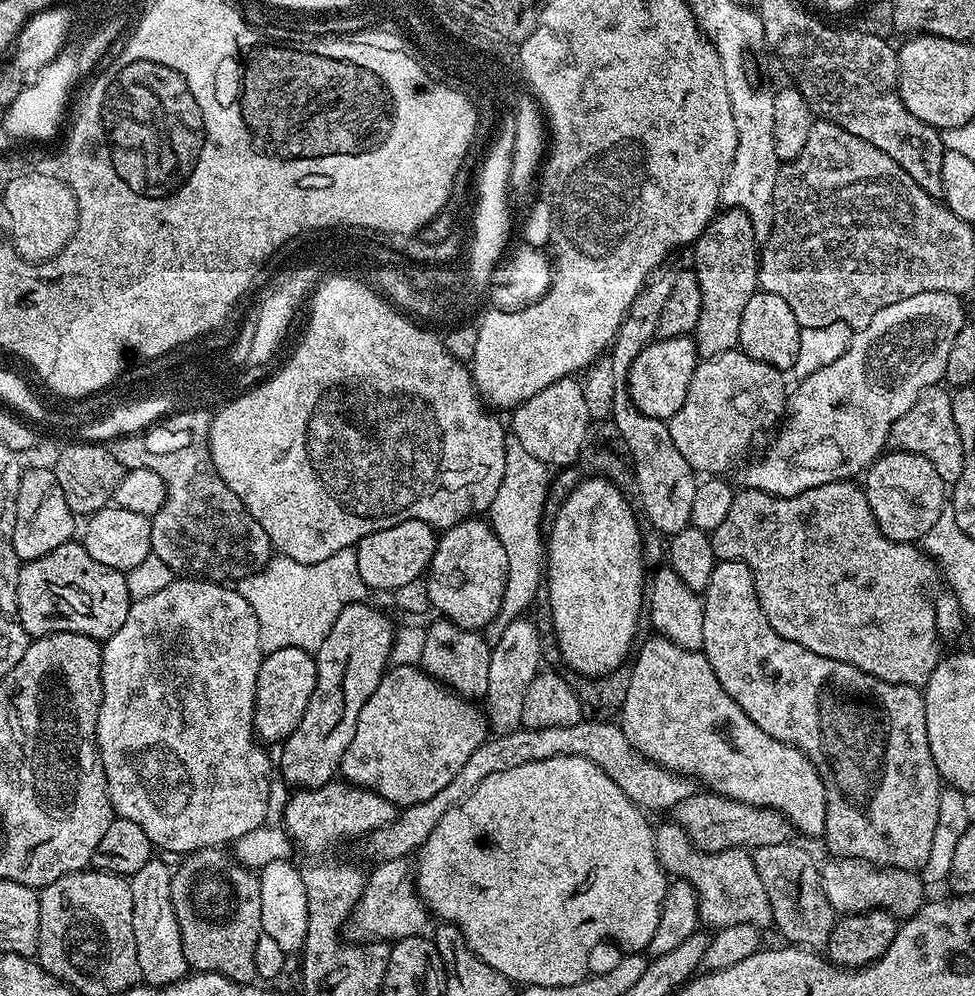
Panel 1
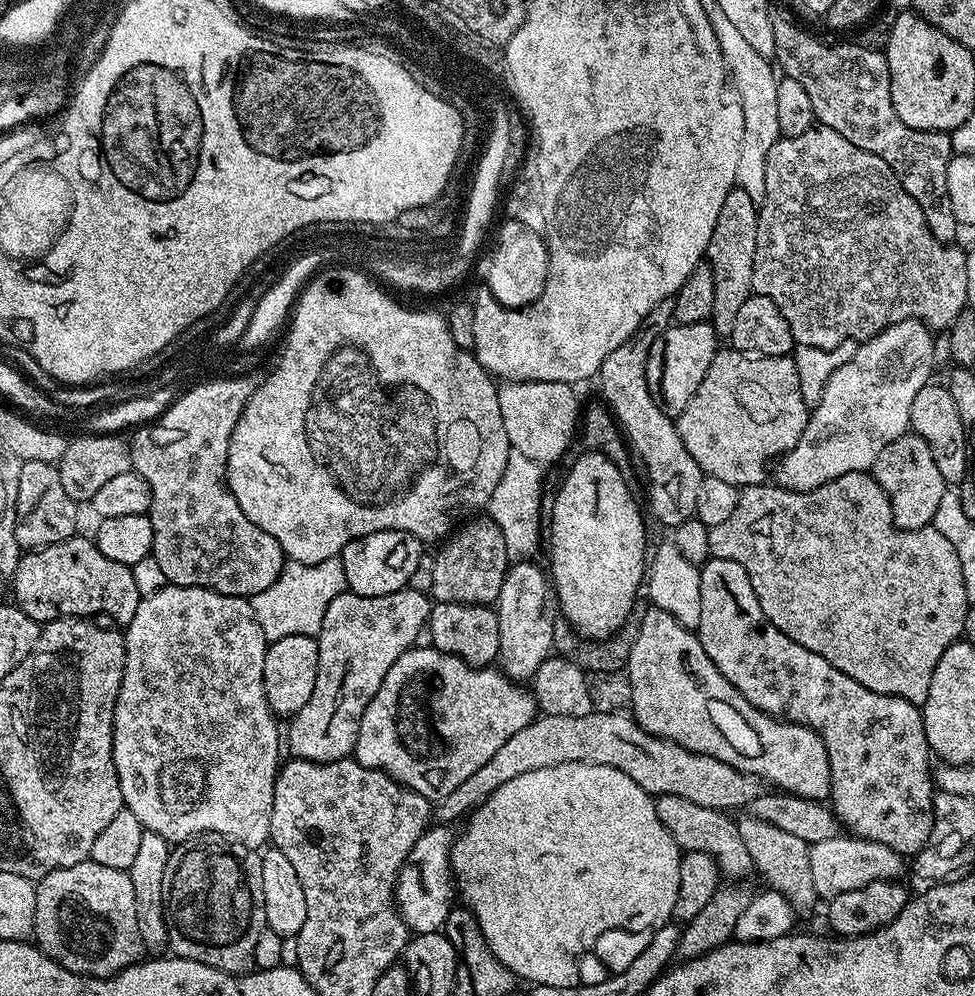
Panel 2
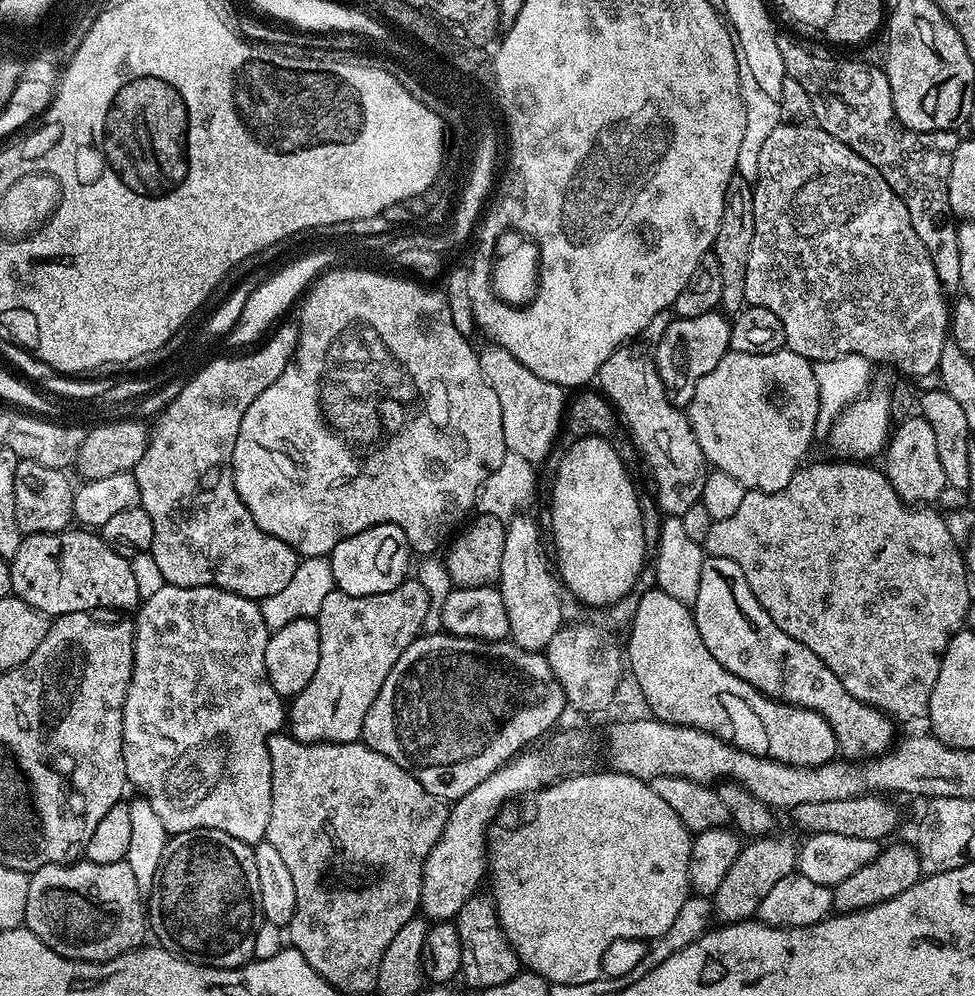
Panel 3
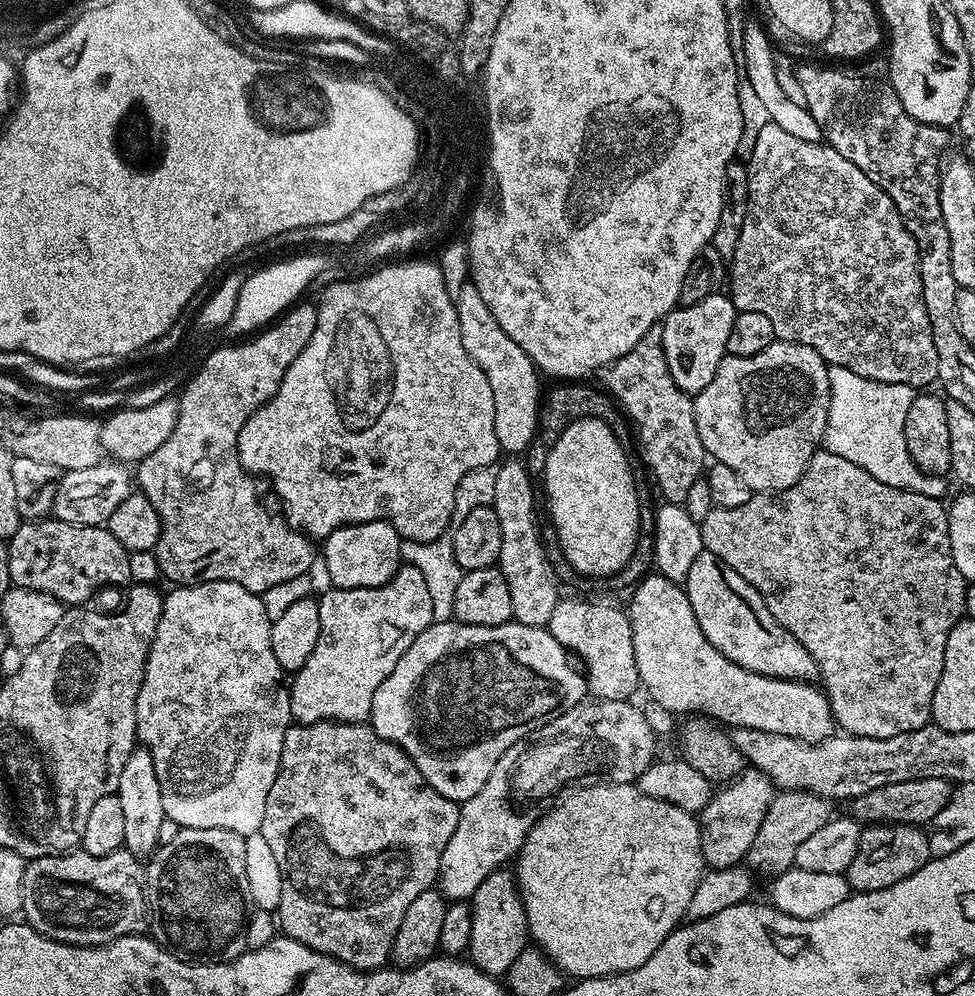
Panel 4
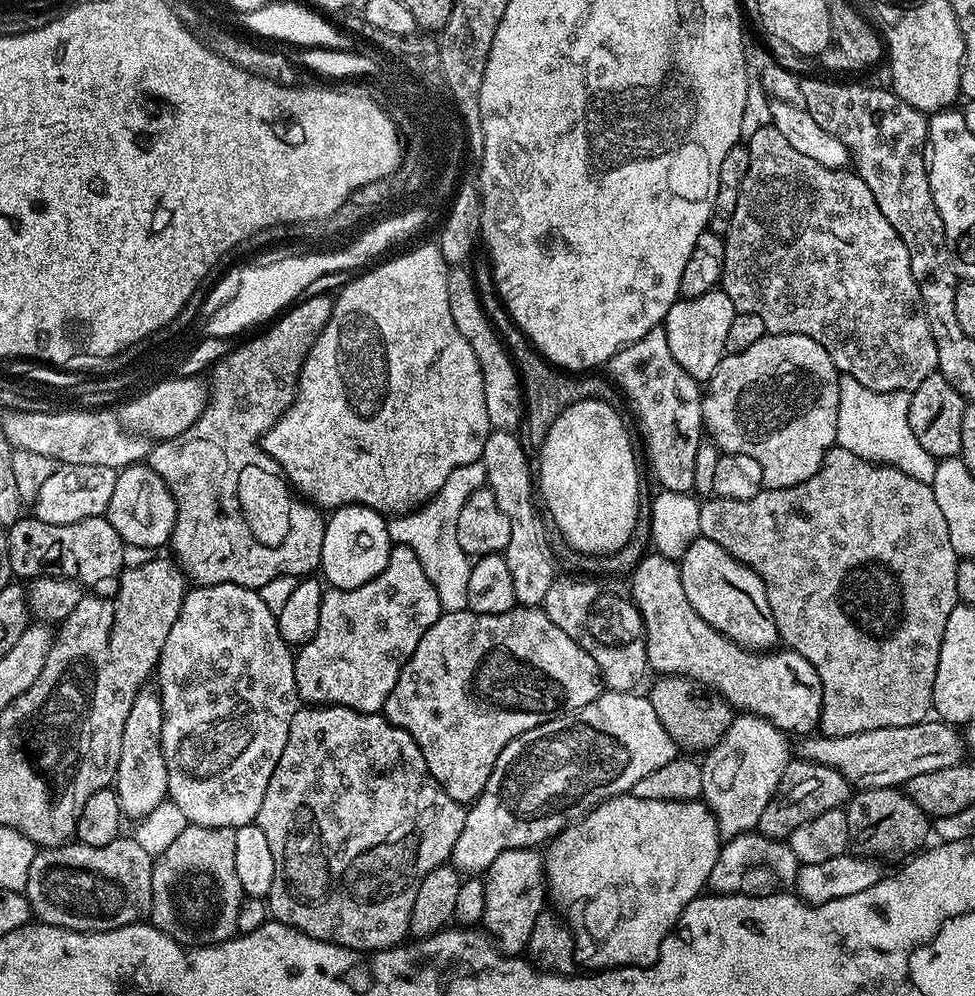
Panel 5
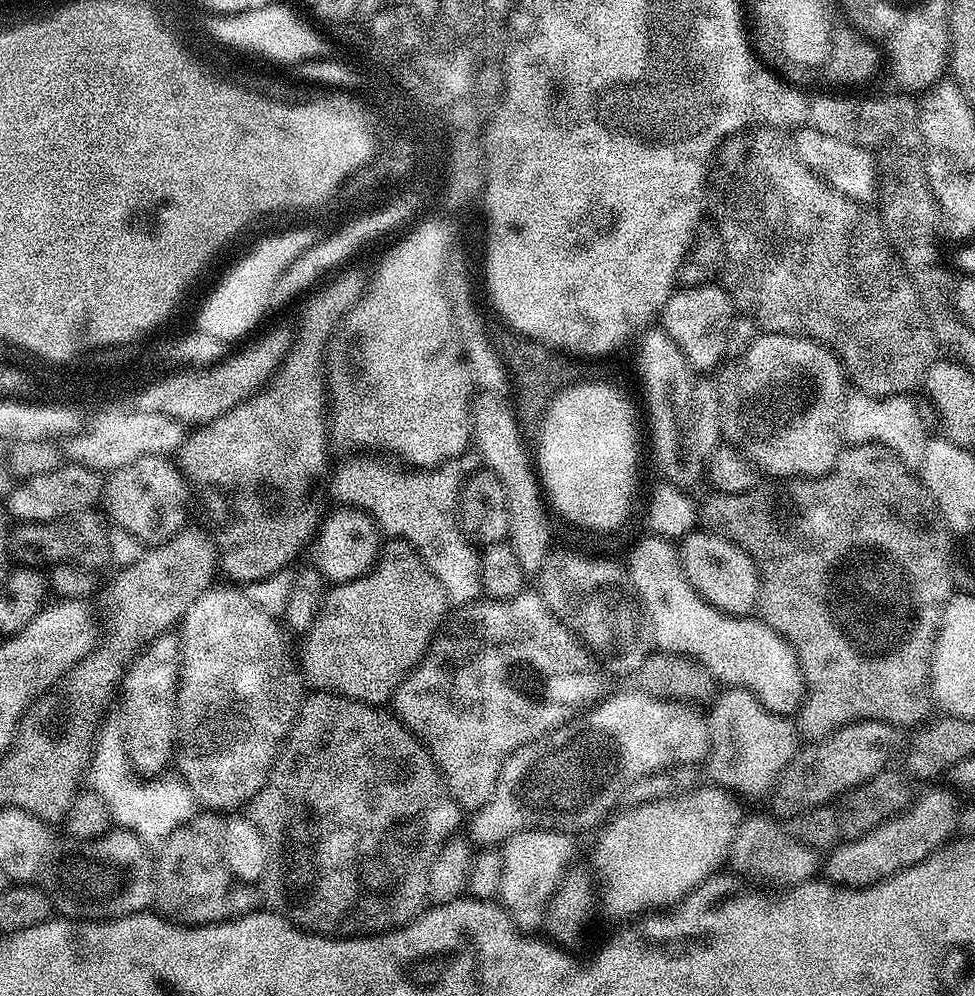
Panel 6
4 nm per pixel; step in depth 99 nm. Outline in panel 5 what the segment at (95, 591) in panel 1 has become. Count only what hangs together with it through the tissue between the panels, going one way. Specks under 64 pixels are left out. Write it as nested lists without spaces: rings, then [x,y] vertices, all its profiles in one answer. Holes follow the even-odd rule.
[[[107,515],[69,524],[21,518],[8,528],[8,545],[12,575],[24,582],[39,576],[61,576],[81,586],[89,586],[103,580],[115,581],[125,569],[124,540],[118,530],[110,526]]]

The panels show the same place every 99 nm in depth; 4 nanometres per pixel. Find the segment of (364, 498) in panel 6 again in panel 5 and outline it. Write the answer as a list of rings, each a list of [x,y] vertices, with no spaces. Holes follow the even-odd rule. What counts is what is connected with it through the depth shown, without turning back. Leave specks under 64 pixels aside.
[[[483,459],[470,462],[466,466],[458,466],[458,470],[454,470],[454,474],[450,474],[450,478],[446,478],[442,490],[438,490],[438,494],[432,497],[427,504],[421,504],[419,508],[410,512],[393,515],[388,520],[388,533],[393,545],[405,544],[410,546],[410,550],[414,550],[414,554],[418,554],[418,562],[422,562],[422,570],[426,570],[426,578],[430,578],[430,582],[434,582],[434,590],[438,590],[438,602],[440,603],[441,613],[463,612],[468,607],[468,599],[466,598],[464,587],[457,586],[457,588],[452,588],[454,537],[458,526],[458,513],[462,511],[462,506],[466,506],[466,498],[470,498],[470,494],[474,494],[474,490],[485,487],[487,483],[488,475],[486,474],[486,466]]]

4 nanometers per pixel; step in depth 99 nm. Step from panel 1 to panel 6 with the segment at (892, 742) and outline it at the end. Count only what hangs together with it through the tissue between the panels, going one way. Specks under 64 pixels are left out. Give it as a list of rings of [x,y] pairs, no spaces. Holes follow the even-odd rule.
[[[693,530],[679,541],[684,573],[707,604],[731,616],[751,617],[760,602],[760,570],[750,554],[746,554],[725,536],[707,530]]]

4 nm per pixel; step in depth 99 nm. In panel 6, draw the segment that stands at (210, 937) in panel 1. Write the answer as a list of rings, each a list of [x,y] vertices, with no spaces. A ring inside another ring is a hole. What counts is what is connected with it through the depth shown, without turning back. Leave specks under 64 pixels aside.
[[[208,810],[192,816],[166,837],[155,857],[154,904],[159,915],[174,920],[177,924],[216,924],[229,915],[230,873],[224,865],[222,850],[224,820],[216,816],[219,815]]]

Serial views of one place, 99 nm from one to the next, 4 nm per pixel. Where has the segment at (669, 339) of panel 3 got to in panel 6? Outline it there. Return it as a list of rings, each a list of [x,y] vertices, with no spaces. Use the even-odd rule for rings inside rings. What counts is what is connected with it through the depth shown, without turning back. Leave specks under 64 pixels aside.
[[[715,283],[704,284],[701,288],[680,288],[660,311],[659,323],[674,338],[693,369],[712,368],[720,359],[725,359],[728,350],[728,333],[732,330],[734,305],[731,296]]]

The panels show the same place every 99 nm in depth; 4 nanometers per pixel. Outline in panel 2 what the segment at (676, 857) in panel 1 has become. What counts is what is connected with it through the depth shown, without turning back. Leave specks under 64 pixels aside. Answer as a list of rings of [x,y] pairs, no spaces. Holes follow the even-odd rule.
[[[677,796],[655,797],[658,818],[666,830],[674,838],[676,845],[684,852],[705,852],[710,854],[720,867],[721,873],[728,878],[744,876],[753,871],[752,859],[746,850],[746,842],[742,842],[742,834],[738,834],[736,820],[727,811],[698,806],[698,802],[690,802],[686,798]]]

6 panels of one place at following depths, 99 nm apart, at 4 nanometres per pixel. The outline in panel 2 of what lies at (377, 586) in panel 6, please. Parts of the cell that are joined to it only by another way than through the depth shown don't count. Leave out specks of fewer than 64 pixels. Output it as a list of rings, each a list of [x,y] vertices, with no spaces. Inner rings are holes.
[[[399,588],[397,592],[381,596],[363,596],[341,590],[328,605],[325,603],[324,617],[320,620],[320,632],[316,636],[318,646],[318,674],[314,678],[314,691],[302,710],[291,717],[292,724],[286,728],[286,748],[297,760],[309,760],[315,764],[329,764],[335,760],[347,760],[355,753],[358,730],[366,706],[378,694],[382,678],[398,662],[398,658],[417,643],[416,635],[425,631],[430,611],[427,595],[413,588]]]

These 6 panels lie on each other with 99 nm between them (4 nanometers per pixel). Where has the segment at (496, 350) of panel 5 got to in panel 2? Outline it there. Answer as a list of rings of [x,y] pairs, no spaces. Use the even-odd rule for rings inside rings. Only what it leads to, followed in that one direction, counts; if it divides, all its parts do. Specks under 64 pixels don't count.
[[[510,380],[498,388],[498,406],[502,410],[502,426],[506,426],[506,438],[511,451],[534,458],[541,466],[549,466],[564,456],[564,451],[572,444],[572,435],[578,432],[578,421],[582,416],[582,404],[571,384],[562,382],[538,382],[537,380]]]

